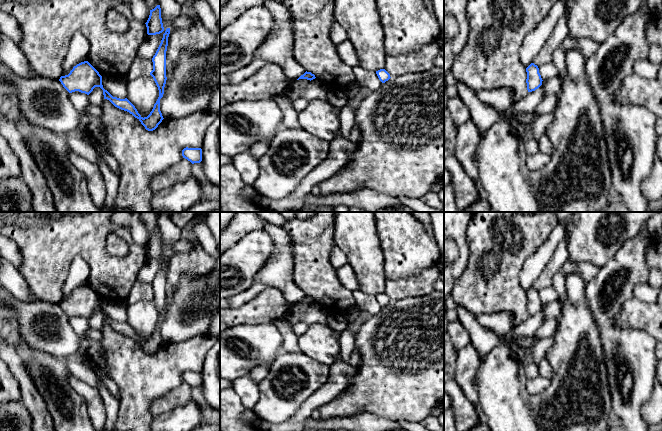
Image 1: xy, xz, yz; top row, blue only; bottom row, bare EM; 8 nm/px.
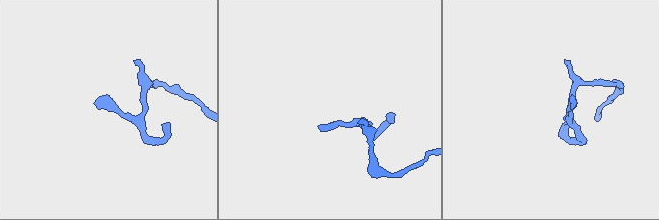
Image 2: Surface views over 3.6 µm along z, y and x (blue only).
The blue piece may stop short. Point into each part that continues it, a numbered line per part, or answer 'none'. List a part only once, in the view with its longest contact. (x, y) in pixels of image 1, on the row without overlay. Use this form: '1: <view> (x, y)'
none

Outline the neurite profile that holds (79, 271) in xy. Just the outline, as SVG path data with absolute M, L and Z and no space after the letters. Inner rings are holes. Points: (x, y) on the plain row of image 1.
M77 256L73 259L69 275L62 288L62 299L65 300L70 297L74 290L86 283L89 277L89 266L82 257Z

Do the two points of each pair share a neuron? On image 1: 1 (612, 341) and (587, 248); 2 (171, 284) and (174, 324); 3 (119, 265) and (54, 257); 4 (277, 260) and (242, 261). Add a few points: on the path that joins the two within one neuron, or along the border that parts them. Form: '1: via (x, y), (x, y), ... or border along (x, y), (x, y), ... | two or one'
1: border along (617, 250), (600, 267) | two
2: border along (183, 273), (173, 291), (172, 297), (167, 302) | two
3: via (103, 263), (90, 250), (70, 250) | one
4: border along (271, 237), (272, 254), (254, 280) | two

